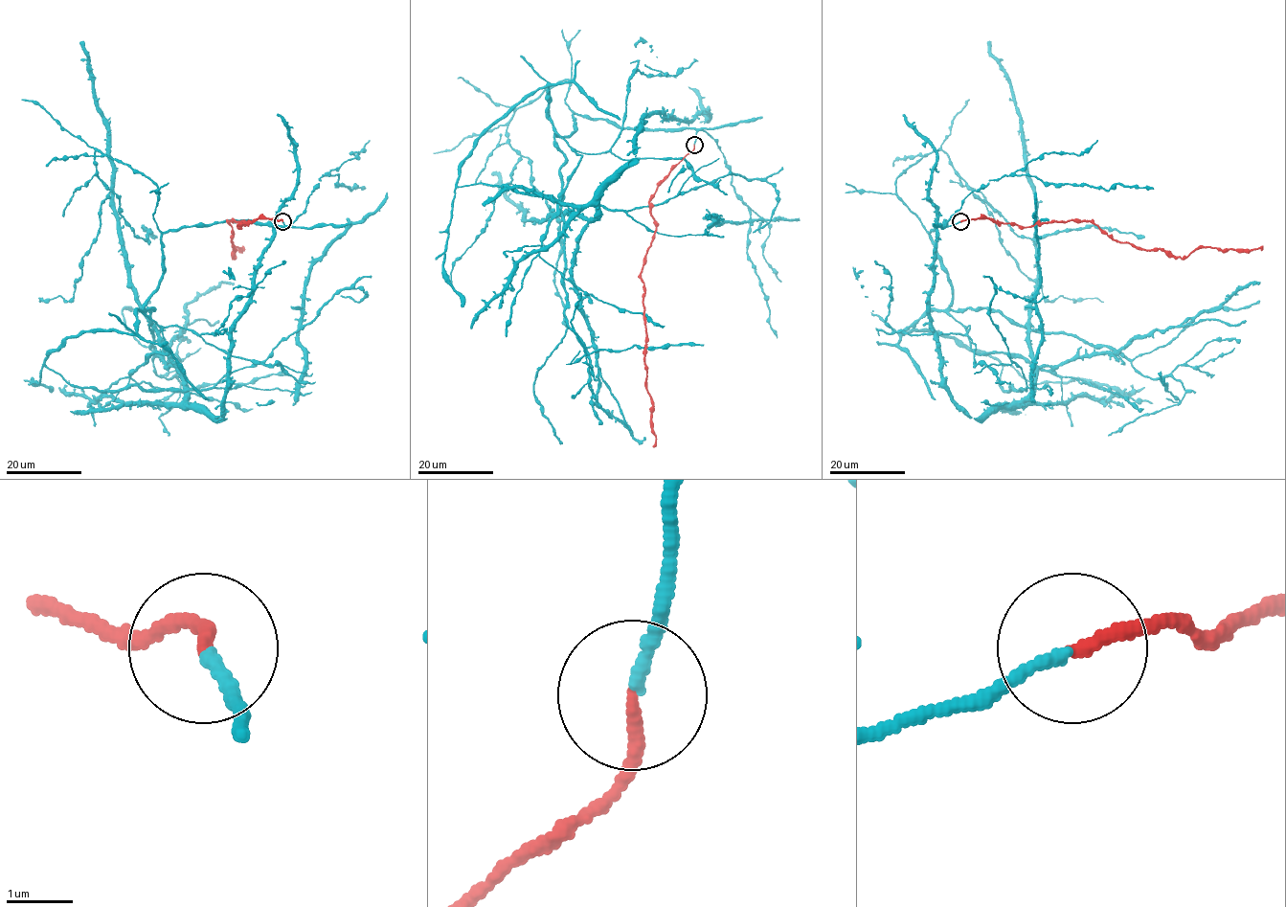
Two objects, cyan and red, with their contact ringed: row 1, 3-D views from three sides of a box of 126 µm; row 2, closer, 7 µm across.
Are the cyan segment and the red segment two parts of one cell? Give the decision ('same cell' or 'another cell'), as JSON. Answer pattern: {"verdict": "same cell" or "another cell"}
{"verdict": "same cell"}

